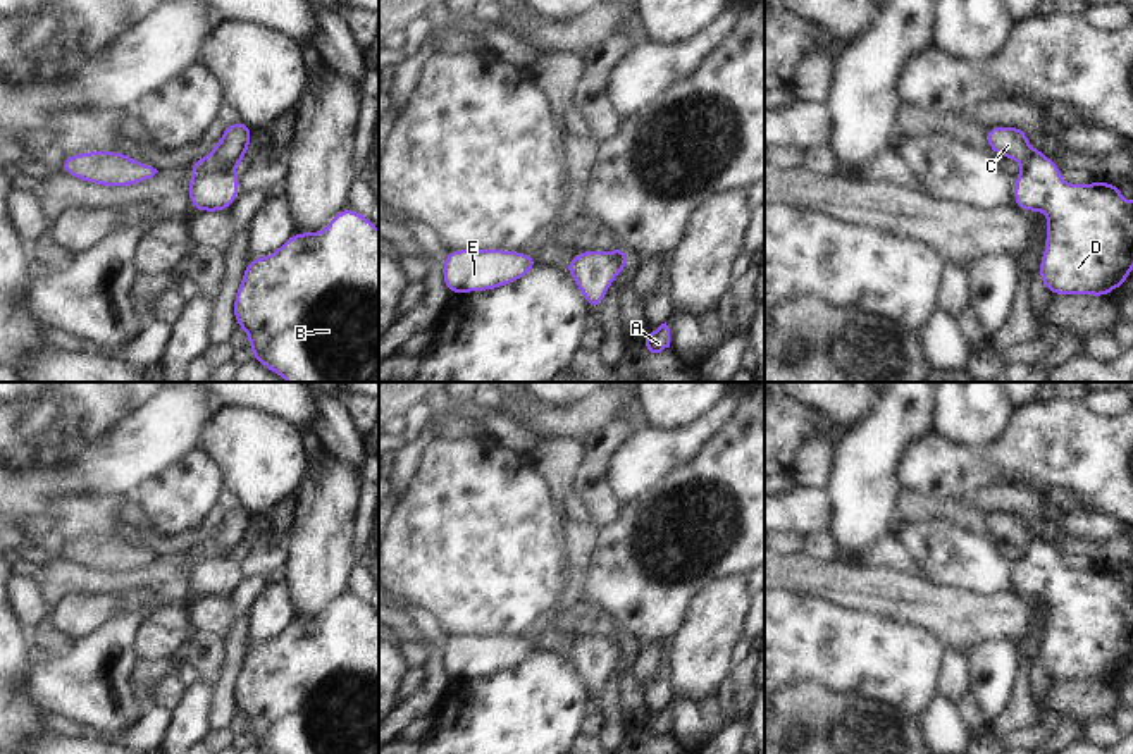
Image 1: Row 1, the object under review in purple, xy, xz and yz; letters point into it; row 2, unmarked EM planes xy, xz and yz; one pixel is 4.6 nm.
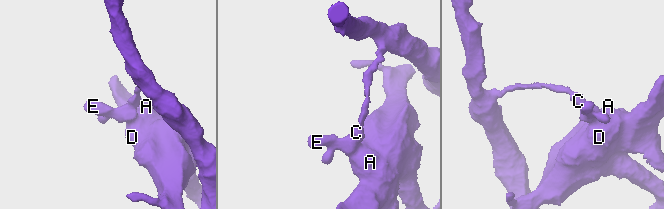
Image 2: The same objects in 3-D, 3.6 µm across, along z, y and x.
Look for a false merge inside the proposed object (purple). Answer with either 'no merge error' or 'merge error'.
merge error

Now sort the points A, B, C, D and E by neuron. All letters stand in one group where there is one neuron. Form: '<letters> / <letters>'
A B D E / C

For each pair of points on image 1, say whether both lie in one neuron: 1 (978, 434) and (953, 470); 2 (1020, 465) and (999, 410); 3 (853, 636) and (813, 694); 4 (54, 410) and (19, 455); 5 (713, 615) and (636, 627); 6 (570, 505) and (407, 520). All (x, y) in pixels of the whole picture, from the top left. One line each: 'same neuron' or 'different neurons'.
1: different neurons
2: different neurons
3: different neurons
4: same neuron
5: different neurons
6: different neurons

